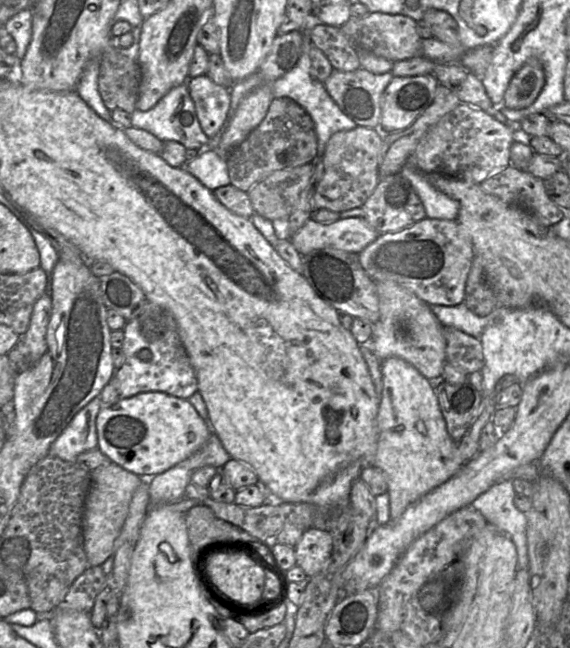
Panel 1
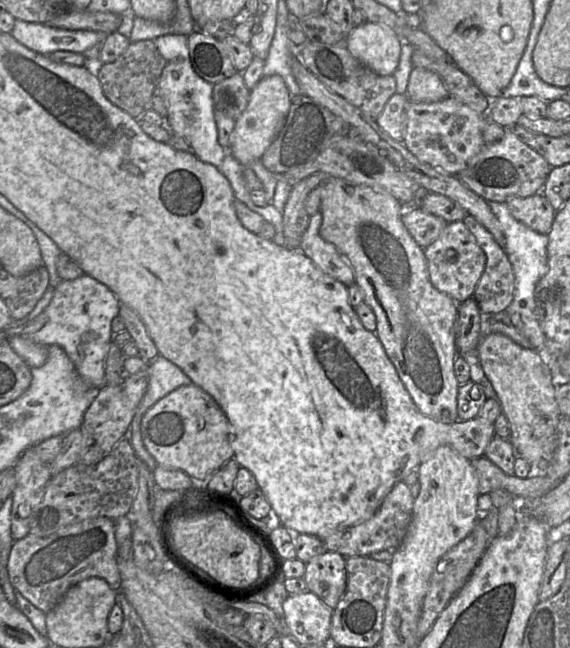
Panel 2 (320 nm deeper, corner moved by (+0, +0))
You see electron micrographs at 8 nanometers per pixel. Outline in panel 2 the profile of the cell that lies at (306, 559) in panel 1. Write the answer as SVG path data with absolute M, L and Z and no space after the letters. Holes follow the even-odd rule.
M325 551L306 563L303 578L308 591L334 610L347 587L346 558L337 552Z

